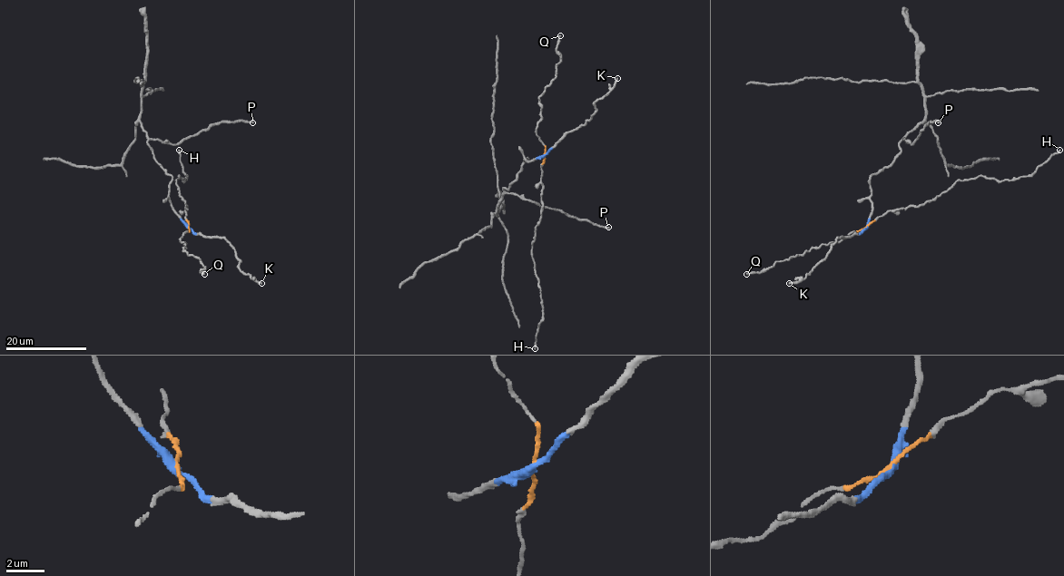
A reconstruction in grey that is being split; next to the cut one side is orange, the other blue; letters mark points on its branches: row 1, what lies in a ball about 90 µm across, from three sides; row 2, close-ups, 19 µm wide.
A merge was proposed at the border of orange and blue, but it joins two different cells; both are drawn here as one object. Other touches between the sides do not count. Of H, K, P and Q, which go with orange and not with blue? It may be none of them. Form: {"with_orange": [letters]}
{"with_orange": ["H", "Q"]}

